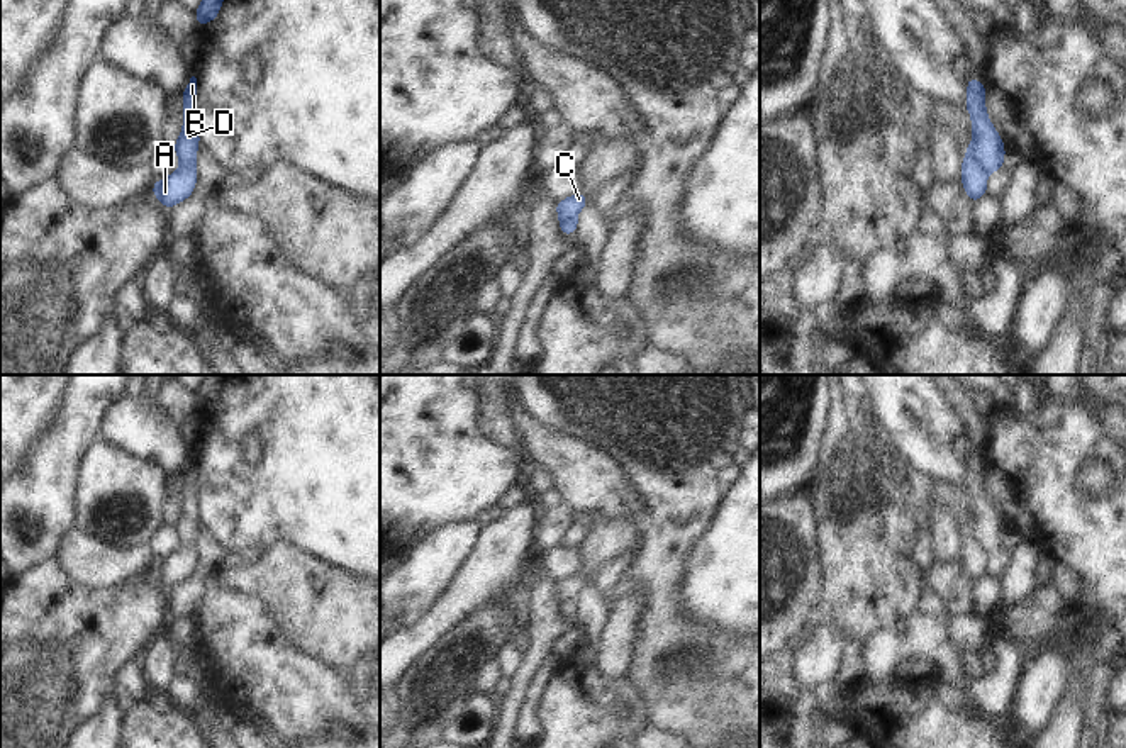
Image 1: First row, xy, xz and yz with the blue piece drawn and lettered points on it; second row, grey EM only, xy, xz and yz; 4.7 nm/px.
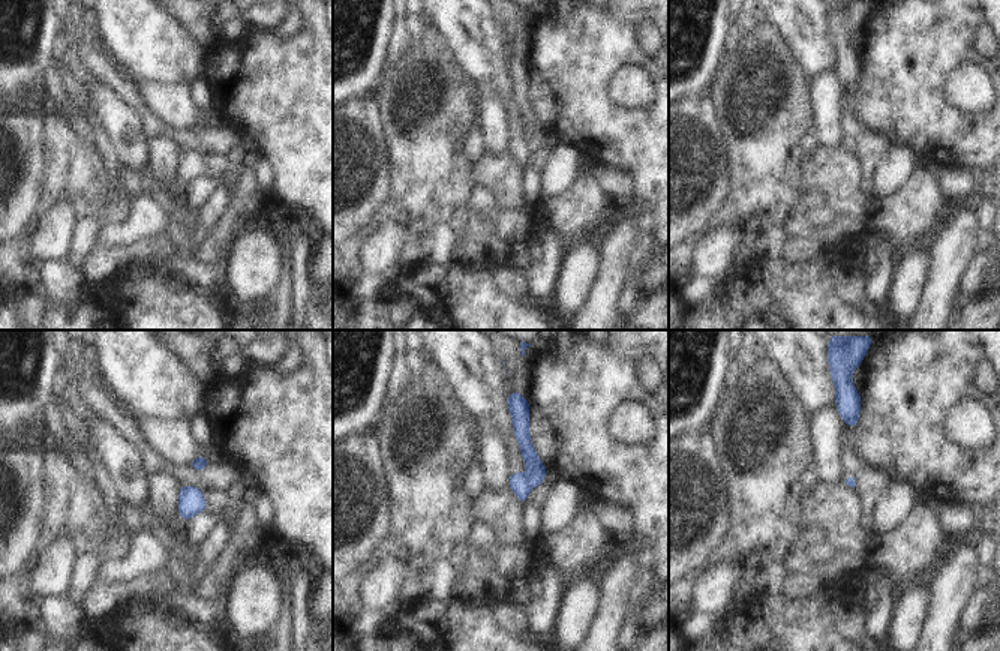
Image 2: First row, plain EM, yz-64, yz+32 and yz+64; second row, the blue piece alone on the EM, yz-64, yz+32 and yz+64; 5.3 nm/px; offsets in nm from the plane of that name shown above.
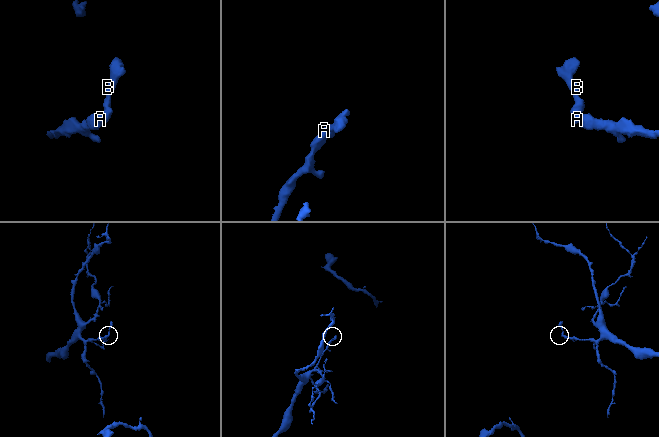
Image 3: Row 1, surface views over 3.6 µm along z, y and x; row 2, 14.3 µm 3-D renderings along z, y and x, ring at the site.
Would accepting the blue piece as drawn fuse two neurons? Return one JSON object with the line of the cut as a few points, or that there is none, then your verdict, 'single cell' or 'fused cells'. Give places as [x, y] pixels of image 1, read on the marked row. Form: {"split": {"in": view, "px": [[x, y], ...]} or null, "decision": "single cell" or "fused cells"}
{"split": {"in": "yz", "px": [[967, 153], [986, 173]]}, "decision": "fused cells"}

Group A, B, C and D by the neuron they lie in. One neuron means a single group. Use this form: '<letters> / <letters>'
A C / B D

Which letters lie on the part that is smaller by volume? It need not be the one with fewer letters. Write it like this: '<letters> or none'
B, D.

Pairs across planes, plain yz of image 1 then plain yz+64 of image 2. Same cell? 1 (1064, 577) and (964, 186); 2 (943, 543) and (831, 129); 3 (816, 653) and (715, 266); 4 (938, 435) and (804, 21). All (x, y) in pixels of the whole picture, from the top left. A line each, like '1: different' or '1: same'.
1: same
2: same
3: same
4: same

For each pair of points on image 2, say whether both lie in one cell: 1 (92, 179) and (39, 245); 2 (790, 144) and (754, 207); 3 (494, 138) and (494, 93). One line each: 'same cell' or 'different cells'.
1: different cells
2: same cell
3: same cell

